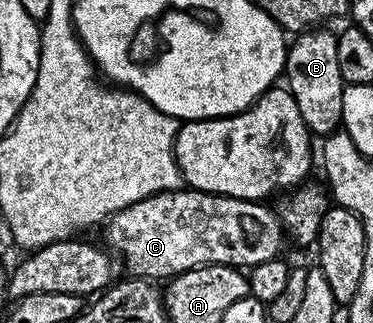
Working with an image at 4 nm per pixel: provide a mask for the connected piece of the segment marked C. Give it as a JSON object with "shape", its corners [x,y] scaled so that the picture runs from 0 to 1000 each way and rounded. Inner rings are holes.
{"shape":[[[515,582],[440,588],[316,650],[300,675],[290,678],[276,700],[284,749],[279,759],[316,802],[324,796],[335,808],[335,824],[346,833],[343,845],[362,861],[450,867],[469,848],[520,836],[525,824],[676,830],[756,783],[753,681],[743,669],[740,647],[721,641],[718,650],[710,635],[713,628],[700,619],[558,601]]]}

